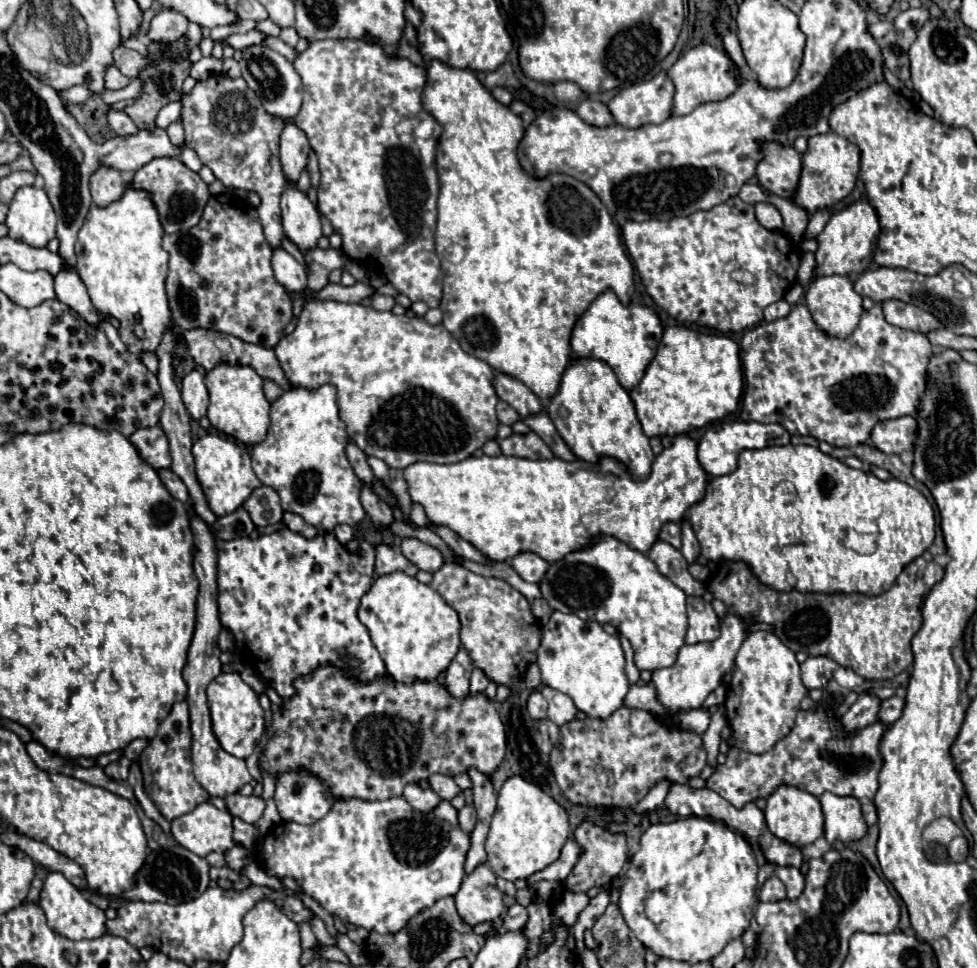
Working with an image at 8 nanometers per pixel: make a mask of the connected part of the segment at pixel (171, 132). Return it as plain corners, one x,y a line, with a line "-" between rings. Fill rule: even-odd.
174,121
174,123
166,129
166,133
168,133
168,137
172,139
172,143
182,145
182,141
184,141
184,127
182,127
182,121

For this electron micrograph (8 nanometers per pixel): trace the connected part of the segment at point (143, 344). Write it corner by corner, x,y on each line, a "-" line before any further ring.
126,181
120,199
112,201
106,207
98,205
90,207
76,241
76,269
80,279
88,287
94,307
100,313
114,315
120,321
120,337
128,345
128,349
132,349
132,353
136,355
140,355
142,351
154,351
168,325
180,335
180,329
170,319
168,297
164,289
164,279
168,271
168,253
162,249
162,235
164,229
160,223
158,209
152,201
152,195
146,189
134,187
132,181

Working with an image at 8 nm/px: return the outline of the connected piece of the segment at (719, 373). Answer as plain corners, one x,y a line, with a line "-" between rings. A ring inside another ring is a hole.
674,325
664,329
656,357
636,389
630,391
630,397
648,437
674,437
734,413
742,397
742,387
740,347
736,341
720,333

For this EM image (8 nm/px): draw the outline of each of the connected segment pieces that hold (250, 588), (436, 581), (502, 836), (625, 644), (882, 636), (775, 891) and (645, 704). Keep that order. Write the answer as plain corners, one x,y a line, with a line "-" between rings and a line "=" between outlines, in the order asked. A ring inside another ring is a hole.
280,529
258,539
240,537
232,541
216,539
218,553
218,611
220,623
228,627
242,645
248,661
254,663
256,671
266,677
268,685
282,697
292,699
296,695
294,681
304,677
320,665
332,665
332,661
342,669
342,673
354,681
370,683
378,677
392,681
384,667
384,661
374,647
368,629
358,619
360,599
368,593
374,581
374,547
362,541
362,551
352,553
332,533
324,537
306,539
290,529
=
448,563
434,573
430,587
438,591
452,609
456,609
462,623
462,629
460,629
462,647
468,651
474,667
482,669
492,683
504,685
512,693
518,693
522,687
524,675
528,671
528,665
536,663
536,651
542,641
542,627
538,625
538,619
534,617
526,597
522,593
516,593
516,589
512,589
506,581
496,581
496,577
480,577
462,565
448,565
=
510,777
498,793
498,807
486,839
486,863
502,879
528,879
558,861
568,835
570,825
566,811
540,787
522,777
=
618,633
618,637
620,637
622,649
624,649
624,655
626,655
626,675
628,675
628,681
630,681
630,683
636,683
636,681
640,679
640,671
638,671
638,667
634,665
634,651
632,651
632,647
630,647
630,641
628,641
624,635
=
924,557
914,559
906,569
898,575
896,583
882,595
870,597
862,593
800,593
796,589
790,591
776,591
756,579
752,569
744,561
728,561
720,563
716,573
712,575
708,589
710,593
724,601
726,607
732,613
740,613
740,617
756,617
758,621
764,621
774,627
774,633
788,645
792,651
802,651
802,647
808,651
808,655
830,655
838,665
854,669
864,679
892,679
894,675
906,671
910,663
914,663
914,653
910,649
912,637
922,627
922,603
928,595
928,591
940,583
944,577
944,569
936,565
934,561
926,561
=
776,875
768,877
760,891
760,901
782,901
782,899
786,899
784,883
=
646,683
644,687
632,685
626,699
624,699
626,707
636,707
636,709
648,709
650,713
654,713
658,719
672,715
660,701
658,701
658,693
654,689
652,683

